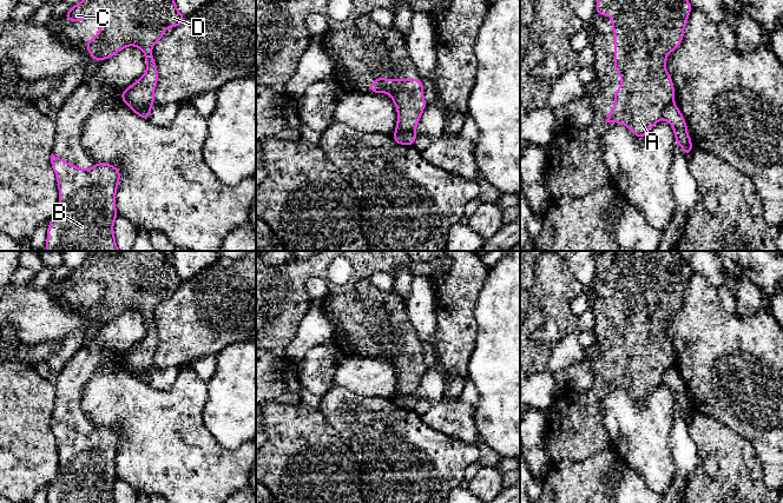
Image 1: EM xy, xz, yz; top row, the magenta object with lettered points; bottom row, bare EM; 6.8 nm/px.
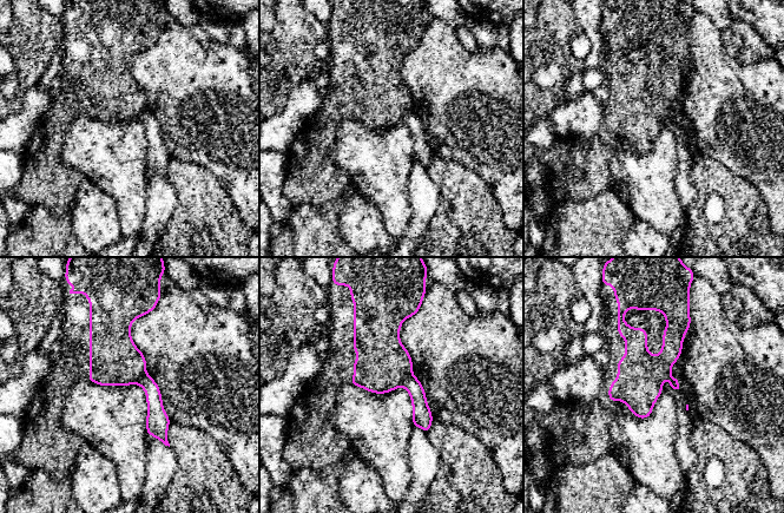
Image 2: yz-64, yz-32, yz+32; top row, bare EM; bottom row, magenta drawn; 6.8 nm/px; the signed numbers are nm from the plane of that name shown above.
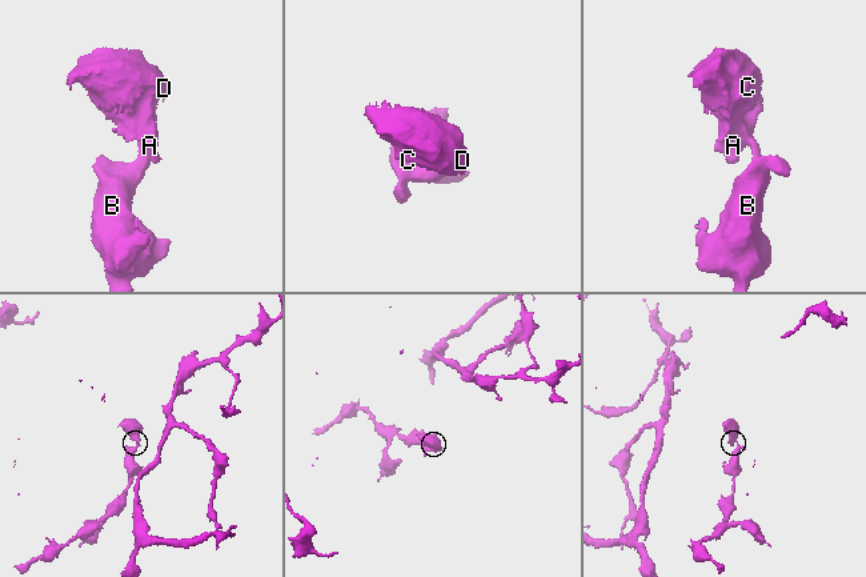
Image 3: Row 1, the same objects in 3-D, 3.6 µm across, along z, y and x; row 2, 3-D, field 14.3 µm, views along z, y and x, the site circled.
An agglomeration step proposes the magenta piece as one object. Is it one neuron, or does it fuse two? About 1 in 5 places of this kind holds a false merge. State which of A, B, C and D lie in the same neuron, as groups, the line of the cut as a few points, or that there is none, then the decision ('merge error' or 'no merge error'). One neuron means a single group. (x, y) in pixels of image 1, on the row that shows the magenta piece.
A C D / B; cut in yz along (672, 101), (664, 108), (662, 118); merge error

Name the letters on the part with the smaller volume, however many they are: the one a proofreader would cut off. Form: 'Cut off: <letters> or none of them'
Cut off: A, C, D

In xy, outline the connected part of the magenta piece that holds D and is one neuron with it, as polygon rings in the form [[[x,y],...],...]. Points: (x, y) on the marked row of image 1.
[[[81,0],[73,5],[64,18],[74,22],[80,22],[83,18],[100,19],[100,31],[85,46],[96,61],[112,58],[127,46],[136,46],[144,52],[145,74],[125,88],[120,99],[131,110],[143,107],[151,110],[158,82],[158,70],[152,55],[152,46],[162,40],[167,27],[179,27],[185,21],[185,16],[178,11],[175,0]]]

